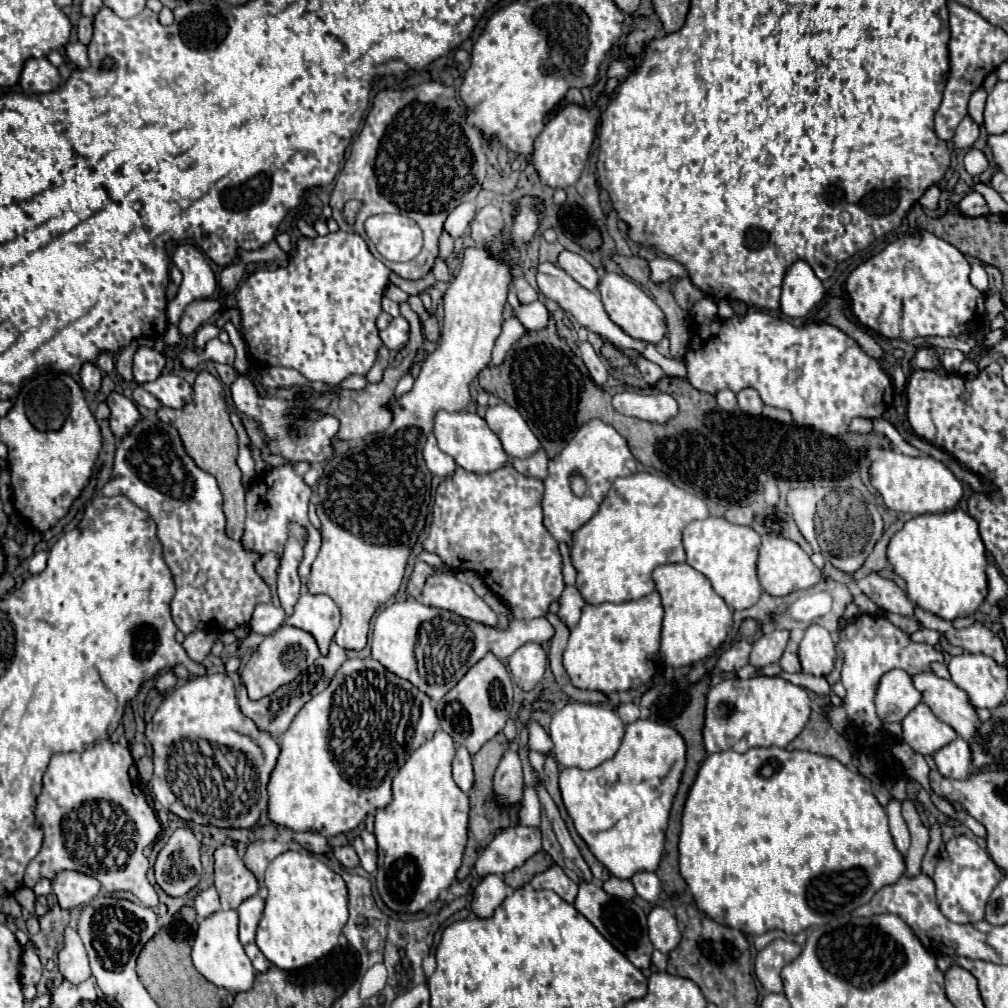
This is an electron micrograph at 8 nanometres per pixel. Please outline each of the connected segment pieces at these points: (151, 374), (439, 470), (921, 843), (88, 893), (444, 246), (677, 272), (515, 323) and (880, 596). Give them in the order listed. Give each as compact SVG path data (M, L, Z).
M139 346L133 356L133 380L137 384L153 382L161 376L161 370L165 366L165 356L155 352L149 346Z
M431 434L431 436L427 438L427 442L425 442L423 456L425 456L427 468L429 468L431 474L435 474L435 476L441 476L441 478L451 476L451 474L455 472L455 468L457 468L455 460L453 460L451 456L447 456L443 450L439 450L437 440L435 440L433 434Z
M913 800L903 802L903 818L905 818L909 832L911 832L911 846L909 846L909 852L905 858L907 876L915 878L921 874L921 860L923 860L923 854L925 854L927 844L929 844L929 828L923 826L921 818L917 816Z
M59 872L55 876L53 894L61 908L81 908L91 902L101 890L101 884L93 876L85 876L81 872Z
M443 232L439 240L439 258L447 260L451 254L453 254L453 238L447 232Z
M655 256L651 260L651 280L653 282L665 282L672 278L683 278L687 276L687 270L673 258L661 258L661 256Z
M517 316L505 320L505 322L503 322L503 330L501 330L501 334L499 334L497 342L495 342L495 348L493 348L493 360L491 360L491 364L493 364L493 366L499 366L499 364L503 362L503 358L505 358L505 354L509 352L509 348L513 346L513 342L517 342L525 332L527 332L527 330L525 330L525 326L519 322Z
M869 572L857 582L861 592L869 596L881 610L895 612L901 616L913 616L913 604L907 594L889 578L883 578L879 572Z

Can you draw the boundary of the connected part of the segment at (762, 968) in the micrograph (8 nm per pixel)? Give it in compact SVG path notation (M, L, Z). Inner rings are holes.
M773 940L765 950L757 952L755 956L755 976L767 992L783 992L781 982L781 968L785 966L785 940Z

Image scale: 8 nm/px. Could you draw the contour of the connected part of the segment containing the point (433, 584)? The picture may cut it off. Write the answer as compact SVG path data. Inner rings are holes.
M433 572L427 576L423 586L423 604L451 610L463 618L483 622L487 626L497 626L497 614L479 598L467 582L461 582L455 574Z

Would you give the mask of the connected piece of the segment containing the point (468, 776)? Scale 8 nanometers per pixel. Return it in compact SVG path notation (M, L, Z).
M457 748L457 756L453 760L453 780L463 790L469 792L473 788L473 768L471 756L465 748Z

